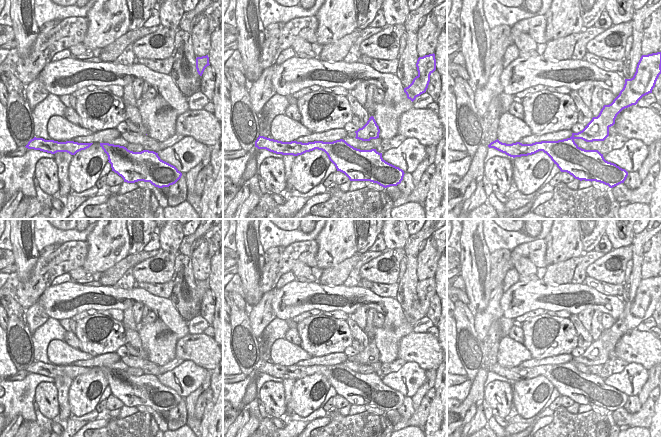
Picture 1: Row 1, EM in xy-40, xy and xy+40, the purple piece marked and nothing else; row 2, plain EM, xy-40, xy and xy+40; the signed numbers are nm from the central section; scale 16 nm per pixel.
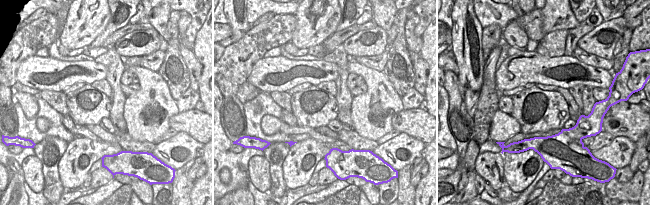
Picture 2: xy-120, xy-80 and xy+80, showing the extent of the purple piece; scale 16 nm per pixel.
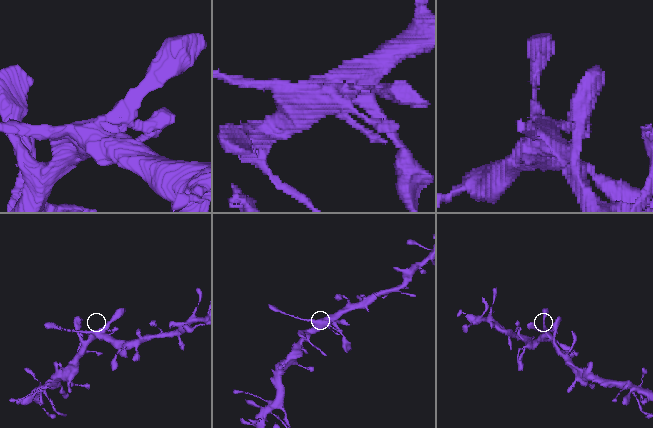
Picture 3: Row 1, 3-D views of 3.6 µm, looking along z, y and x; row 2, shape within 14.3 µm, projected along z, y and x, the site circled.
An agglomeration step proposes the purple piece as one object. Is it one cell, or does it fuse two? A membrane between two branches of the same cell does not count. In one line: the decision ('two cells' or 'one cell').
two cells

